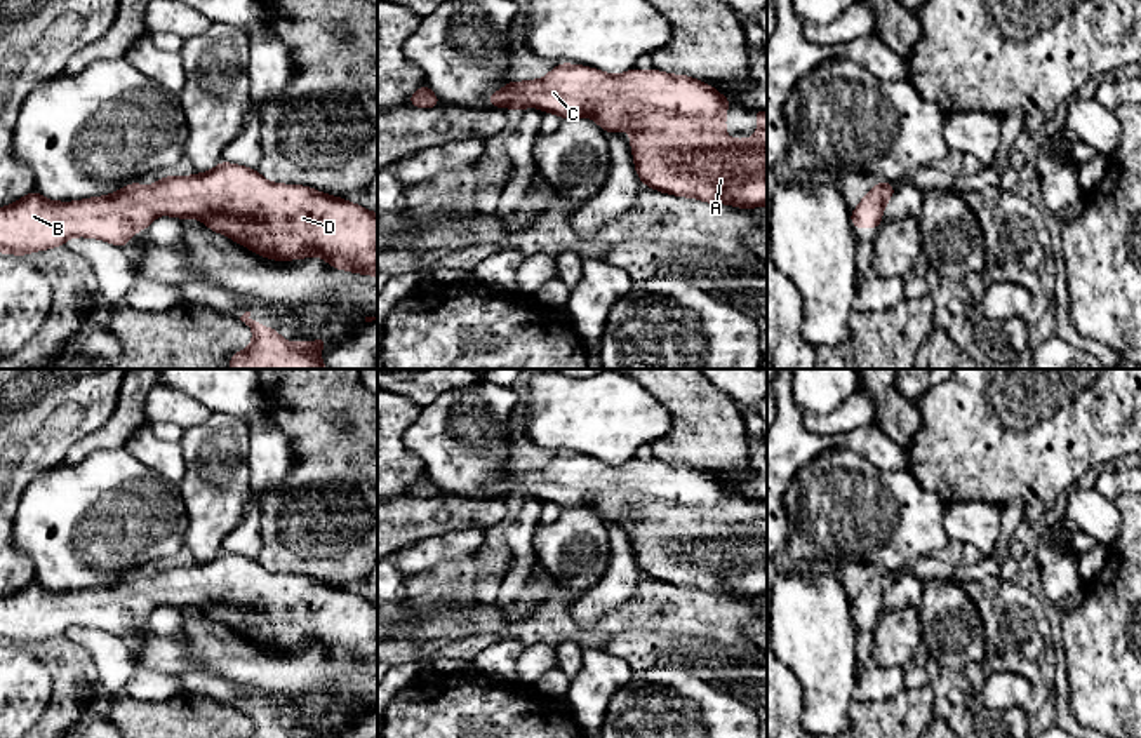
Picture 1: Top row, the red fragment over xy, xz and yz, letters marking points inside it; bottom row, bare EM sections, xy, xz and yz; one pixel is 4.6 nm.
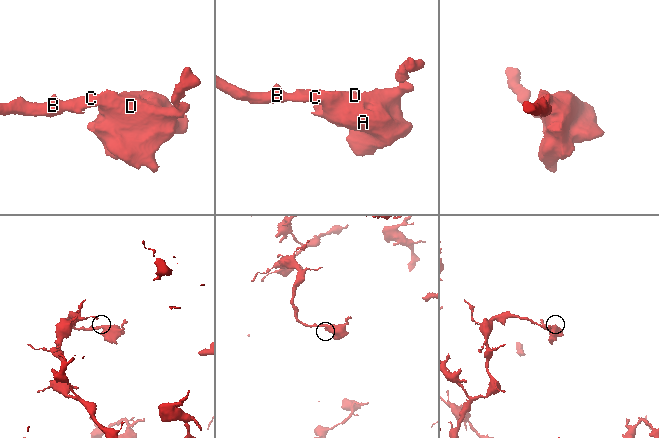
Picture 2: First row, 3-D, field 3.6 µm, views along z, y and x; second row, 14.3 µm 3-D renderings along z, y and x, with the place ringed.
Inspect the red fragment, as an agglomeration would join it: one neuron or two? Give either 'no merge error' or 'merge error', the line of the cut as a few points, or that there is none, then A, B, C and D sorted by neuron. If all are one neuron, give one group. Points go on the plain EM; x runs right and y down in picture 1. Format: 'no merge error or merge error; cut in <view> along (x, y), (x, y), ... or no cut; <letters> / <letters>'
no merge error; no cut; A B C D

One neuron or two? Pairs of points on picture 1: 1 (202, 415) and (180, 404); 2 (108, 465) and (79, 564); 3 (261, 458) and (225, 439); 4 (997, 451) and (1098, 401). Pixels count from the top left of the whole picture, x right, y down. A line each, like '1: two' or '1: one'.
1: one
2: one
3: two
4: one

